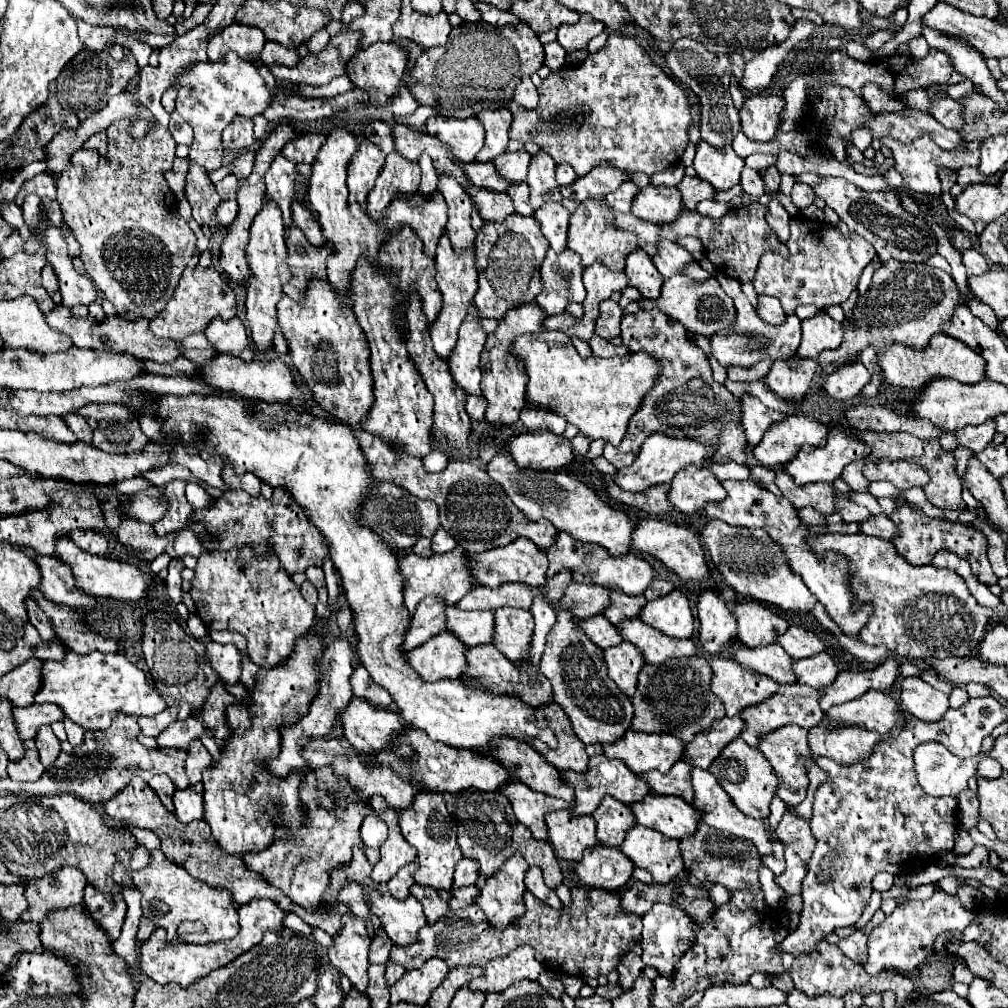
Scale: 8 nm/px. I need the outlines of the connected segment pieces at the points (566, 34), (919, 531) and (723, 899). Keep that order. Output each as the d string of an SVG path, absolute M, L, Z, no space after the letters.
M584 13L584 15L580 15L578 23L558 27L558 43L566 51L586 49L590 39L600 35L602 31L604 31L604 23L600 23L594 17L588 17L588 13Z
M894 497L902 507L898 507L892 515L890 521L896 523L898 535L892 539L896 551L910 563L910 565L930 565L932 557L944 549L950 553L956 553L958 557L966 557L966 561L972 565L972 573L984 583L984 585L994 585L998 577L992 573L986 549L988 549L988 539L984 533L978 529L972 529L972 525L966 523L948 523L944 519L930 519L924 513L918 513L908 507L908 501L904 497Z
M715 884L711 889L709 889L709 893L710 899L712 899L717 906L729 902L732 897L731 890L718 884Z

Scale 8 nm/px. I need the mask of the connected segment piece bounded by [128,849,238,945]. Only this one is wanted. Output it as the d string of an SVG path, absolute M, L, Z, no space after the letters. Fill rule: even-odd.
M160 849L150 851L150 857L152 857L152 861L144 869L140 869L136 873L128 873L128 875L132 877L136 889L140 889L140 893L142 893L144 917L148 917L156 927L166 929L168 941L179 939L190 944L204 945L204 943L236 937L238 913L232 905L232 897L228 891L218 891L218 889L208 887L202 881L192 879L192 875L188 875L186 869L180 869L176 863L166 859ZM182 921L200 921L204 931L179 935L178 925Z

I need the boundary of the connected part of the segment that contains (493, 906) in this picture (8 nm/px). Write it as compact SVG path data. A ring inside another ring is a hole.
M520 853L512 855L500 871L486 879L480 887L478 905L484 911L490 929L504 931L516 917L520 917L526 909L524 905L524 877L528 871L528 863Z

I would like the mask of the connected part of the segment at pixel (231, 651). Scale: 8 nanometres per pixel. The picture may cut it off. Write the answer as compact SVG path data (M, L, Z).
M208 641L206 659L226 685L236 685L240 681L242 657L234 645L222 645L216 641Z

